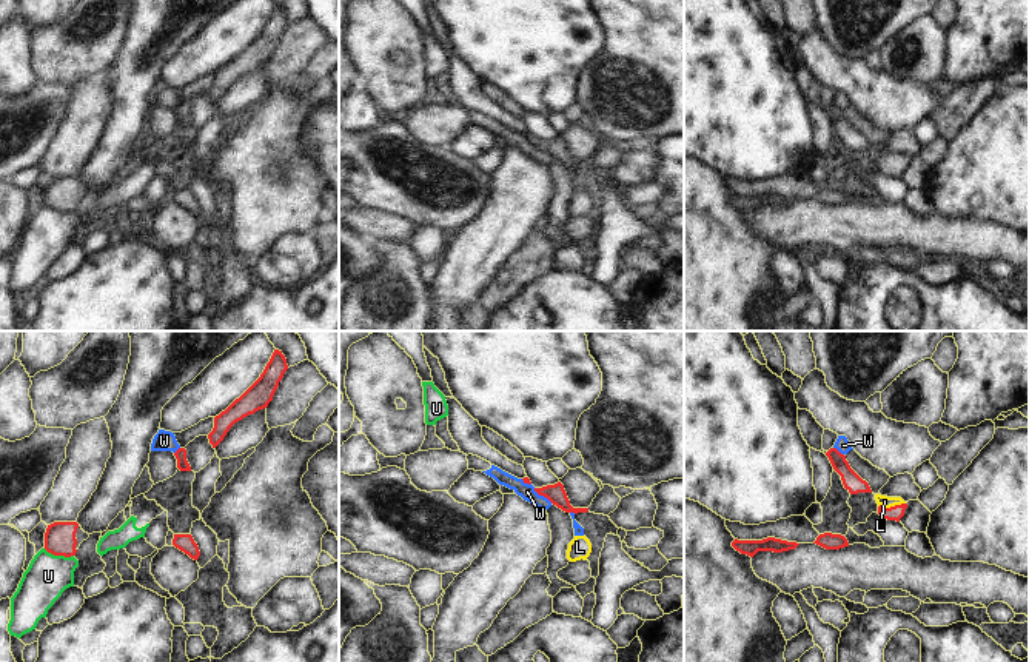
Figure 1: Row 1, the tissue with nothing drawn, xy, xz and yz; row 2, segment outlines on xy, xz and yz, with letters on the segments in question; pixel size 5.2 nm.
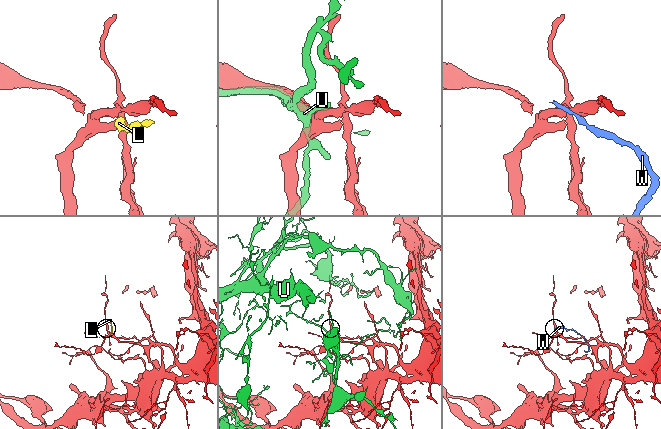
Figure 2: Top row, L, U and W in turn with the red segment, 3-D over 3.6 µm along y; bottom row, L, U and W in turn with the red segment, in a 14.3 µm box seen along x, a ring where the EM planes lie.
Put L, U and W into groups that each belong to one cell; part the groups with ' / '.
L / U / W

